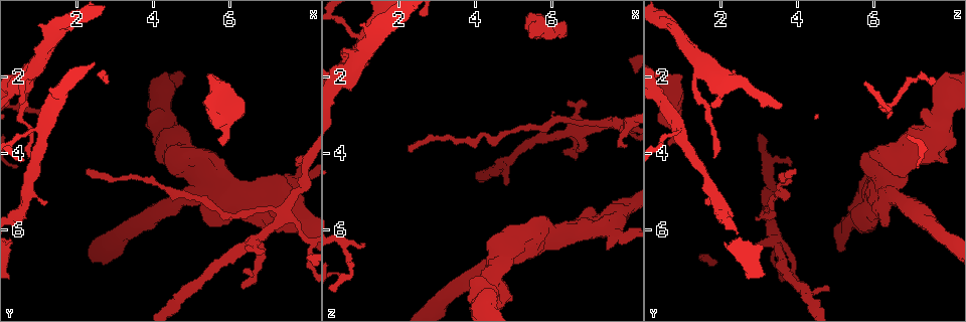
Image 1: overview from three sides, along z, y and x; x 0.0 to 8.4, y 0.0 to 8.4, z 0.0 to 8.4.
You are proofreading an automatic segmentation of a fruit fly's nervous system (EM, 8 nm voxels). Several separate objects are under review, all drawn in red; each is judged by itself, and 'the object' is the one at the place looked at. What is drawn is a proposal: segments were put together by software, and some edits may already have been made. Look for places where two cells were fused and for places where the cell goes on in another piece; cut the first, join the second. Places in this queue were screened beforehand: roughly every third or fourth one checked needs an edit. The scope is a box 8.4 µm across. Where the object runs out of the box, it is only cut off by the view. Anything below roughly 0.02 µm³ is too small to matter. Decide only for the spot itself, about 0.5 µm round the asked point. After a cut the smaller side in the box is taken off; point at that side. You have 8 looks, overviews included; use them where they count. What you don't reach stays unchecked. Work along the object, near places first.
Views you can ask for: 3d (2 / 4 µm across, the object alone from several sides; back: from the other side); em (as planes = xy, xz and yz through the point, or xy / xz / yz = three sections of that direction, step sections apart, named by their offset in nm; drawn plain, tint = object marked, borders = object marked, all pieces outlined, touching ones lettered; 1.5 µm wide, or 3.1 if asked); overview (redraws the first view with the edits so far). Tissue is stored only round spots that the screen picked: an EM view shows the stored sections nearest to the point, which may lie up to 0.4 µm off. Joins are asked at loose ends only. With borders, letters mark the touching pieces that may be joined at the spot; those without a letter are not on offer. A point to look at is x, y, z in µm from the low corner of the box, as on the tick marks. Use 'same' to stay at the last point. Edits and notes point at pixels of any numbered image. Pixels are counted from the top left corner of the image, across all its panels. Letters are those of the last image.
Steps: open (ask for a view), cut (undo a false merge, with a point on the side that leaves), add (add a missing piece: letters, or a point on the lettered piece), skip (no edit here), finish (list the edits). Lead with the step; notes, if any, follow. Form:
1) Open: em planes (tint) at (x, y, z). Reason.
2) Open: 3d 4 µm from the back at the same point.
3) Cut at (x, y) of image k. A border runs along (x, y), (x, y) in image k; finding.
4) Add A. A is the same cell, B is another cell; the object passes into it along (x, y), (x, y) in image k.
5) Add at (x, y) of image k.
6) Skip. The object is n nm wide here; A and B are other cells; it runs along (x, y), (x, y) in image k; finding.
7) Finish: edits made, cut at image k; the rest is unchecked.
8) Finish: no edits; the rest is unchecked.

Open: em planes (plain) at (5.85, 3.80, 0.70). Thick end.

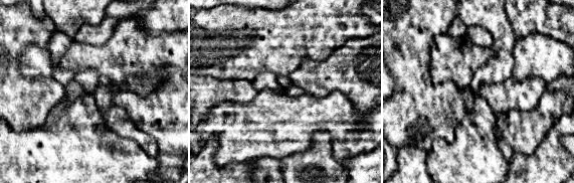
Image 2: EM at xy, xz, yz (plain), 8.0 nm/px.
Open: em planes (borders) at the same point.

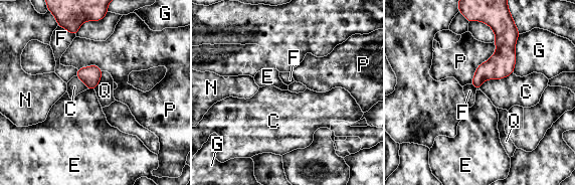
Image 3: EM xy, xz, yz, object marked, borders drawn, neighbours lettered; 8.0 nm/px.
Skip. C, E, F, G, N, P and Q are other cells; a border runs along (513, 72), (487, 78), (480, 88) in image 3; none of them fits.

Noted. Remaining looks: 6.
Open: 3d 2 µm at (0.80, 4.00, 1.80). Branch stops here.

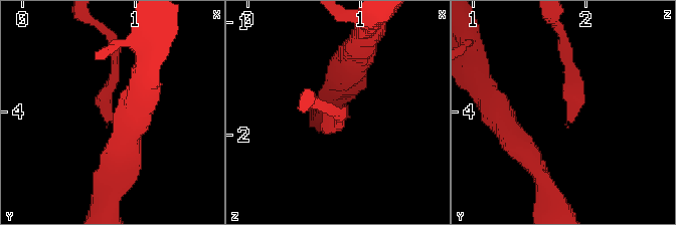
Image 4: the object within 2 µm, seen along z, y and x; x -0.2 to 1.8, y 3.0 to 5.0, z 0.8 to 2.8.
Open: em xz step 8 (borders) at (0.78, 4.06, 1.86). Shape alone is not enough.

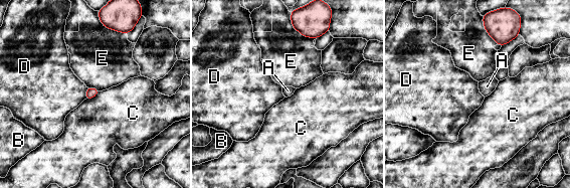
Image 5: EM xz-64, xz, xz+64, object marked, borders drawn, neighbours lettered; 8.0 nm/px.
Open: em planes (borders) at the same point. Another direction.

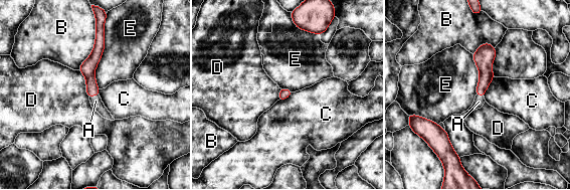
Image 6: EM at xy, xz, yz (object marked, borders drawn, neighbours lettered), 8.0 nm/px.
Add A. A is the same cell, B, C, D and E are other cells; the cell continues.

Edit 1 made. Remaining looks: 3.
Open: overview.

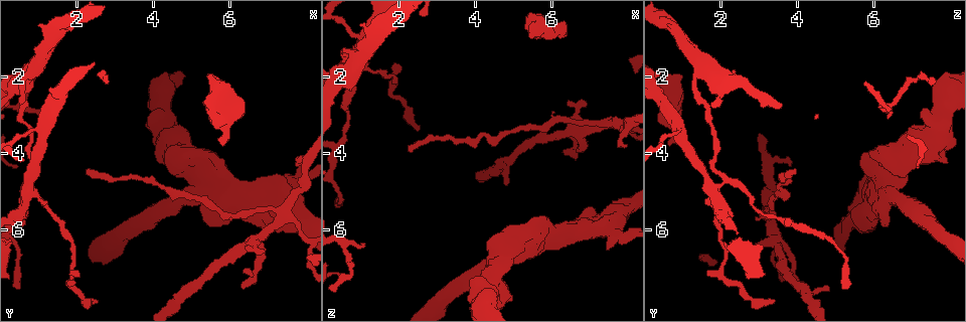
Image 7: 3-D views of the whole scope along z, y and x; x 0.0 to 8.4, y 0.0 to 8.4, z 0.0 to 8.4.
Open: em planes (borders) at (6.45, 6.45, 2.75). An open end.

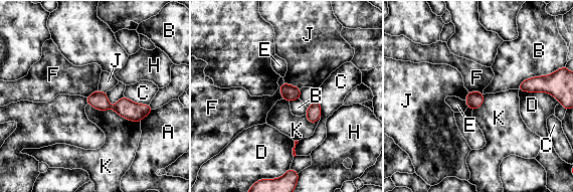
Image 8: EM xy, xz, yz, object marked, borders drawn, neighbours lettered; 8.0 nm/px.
Skip. A, B, C, D, E, F, H, J and K are other cells; it runs along (88, 100), (148, 110) in image 8; none of them fits.

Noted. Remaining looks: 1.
Finish: edits made, add at image 6; the rest is unchecked.

